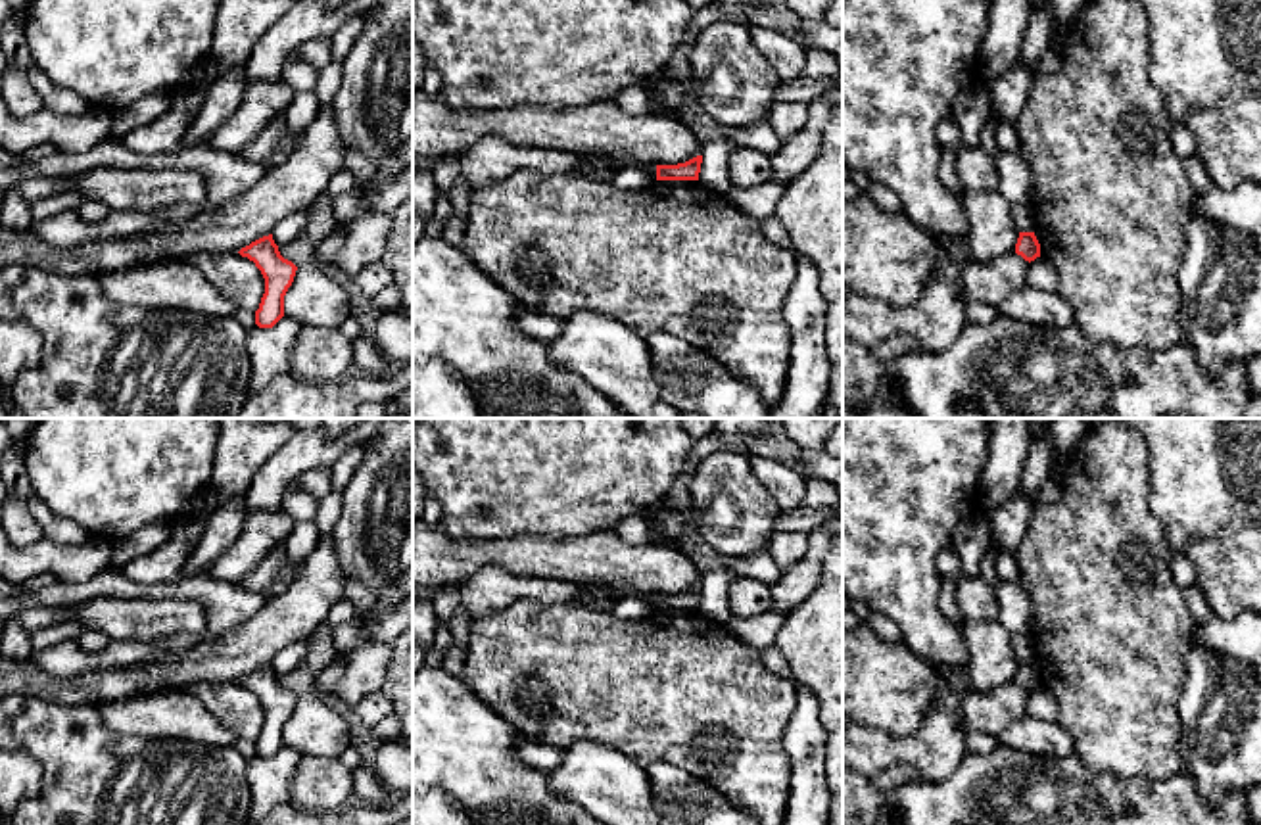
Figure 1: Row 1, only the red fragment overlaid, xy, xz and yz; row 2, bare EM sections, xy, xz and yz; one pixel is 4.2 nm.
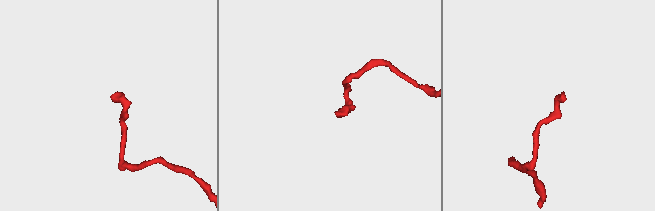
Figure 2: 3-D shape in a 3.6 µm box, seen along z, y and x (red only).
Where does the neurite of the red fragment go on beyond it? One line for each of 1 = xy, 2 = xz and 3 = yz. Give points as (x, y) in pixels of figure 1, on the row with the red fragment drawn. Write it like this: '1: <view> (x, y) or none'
1: none
2: none
3: none

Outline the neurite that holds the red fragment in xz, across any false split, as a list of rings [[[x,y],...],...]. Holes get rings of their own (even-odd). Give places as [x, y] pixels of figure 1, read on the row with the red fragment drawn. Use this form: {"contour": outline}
{"contour": [[[702,155],[678,165],[656,165],[656,180],[699,180]]]}

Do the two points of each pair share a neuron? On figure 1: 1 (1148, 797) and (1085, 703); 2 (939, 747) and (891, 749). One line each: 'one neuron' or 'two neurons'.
1: two neurons
2: one neuron

